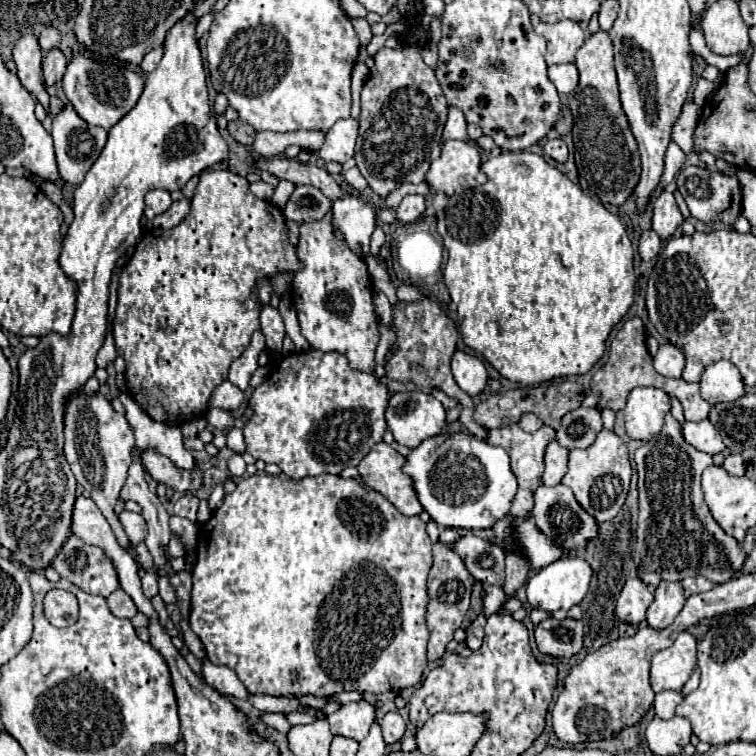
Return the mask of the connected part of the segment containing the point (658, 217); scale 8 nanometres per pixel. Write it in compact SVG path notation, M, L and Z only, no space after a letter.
M663 190L653 202L653 230L661 240L667 240L683 224L681 210L671 192Z

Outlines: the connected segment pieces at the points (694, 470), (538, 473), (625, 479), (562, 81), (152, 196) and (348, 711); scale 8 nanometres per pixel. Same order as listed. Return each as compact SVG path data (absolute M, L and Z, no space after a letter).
M669 414L665 418L665 428L645 442L635 452L637 472L639 472L639 522L637 522L637 576L649 586L657 586L659 580L683 580L685 576L709 576L715 584L731 580L735 572L739 572L745 556L741 556L741 548L735 538L727 536L723 528L713 520L701 490L701 472L711 466L711 456L705 452L697 452L691 444L685 442L677 420Z
M509 424L509 426L495 428L495 430L489 432L487 442L491 446L501 446L501 448L507 450L507 454L511 456L511 470L517 476L517 482L519 482L519 490L515 494L515 500L513 500L513 506L511 506L511 512L509 512L511 518L529 518L531 516L533 494L535 494L537 486L541 484L541 476L543 476L543 454L545 454L547 444L553 438L555 438L555 430L551 426L541 426L533 434L521 430L517 424Z
M603 428L589 448L569 450L569 470L563 478L563 484L573 490L577 502L601 524L617 516L617 512L621 510L627 498L629 478L631 478L631 464L627 456L627 446L615 432Z
M557 64L557 66L549 66L549 80L557 86L559 94L567 94L573 92L579 84L579 74L577 74L577 66L575 64Z
M153 190L145 196L145 216L147 220L153 220L157 214L165 212L171 206L171 196L165 190Z
M349 702L343 704L337 712L333 712L331 716L327 716L329 724L331 724L331 732L337 736L345 736L345 738L353 738L353 740L363 740L375 720L375 708L365 702Z

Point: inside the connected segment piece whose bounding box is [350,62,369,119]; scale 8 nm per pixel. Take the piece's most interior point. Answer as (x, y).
(360, 73)

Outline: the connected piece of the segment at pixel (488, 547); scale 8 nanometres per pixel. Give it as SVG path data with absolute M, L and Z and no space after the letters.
M463 534L453 544L453 552L465 562L475 580L497 586L505 582L505 550L491 540L475 534Z

